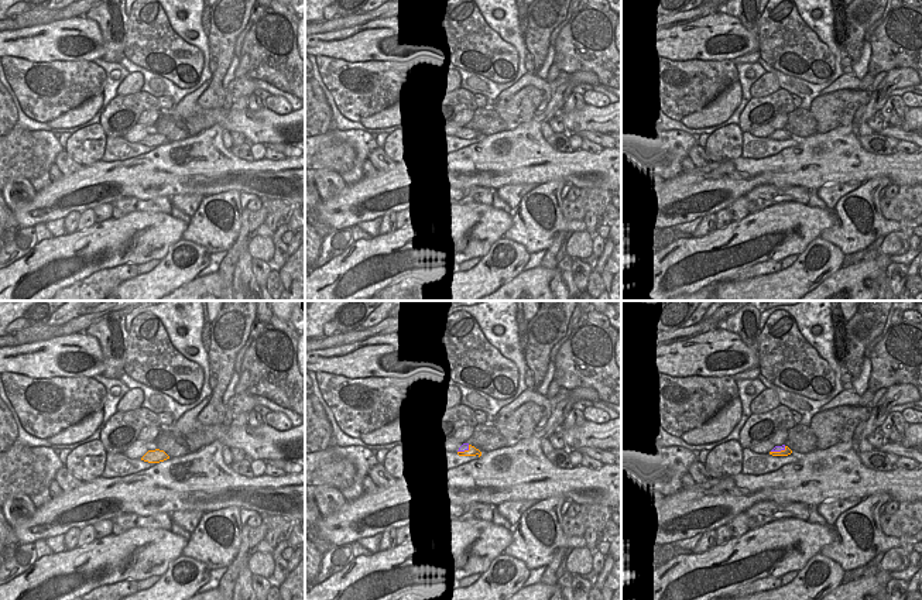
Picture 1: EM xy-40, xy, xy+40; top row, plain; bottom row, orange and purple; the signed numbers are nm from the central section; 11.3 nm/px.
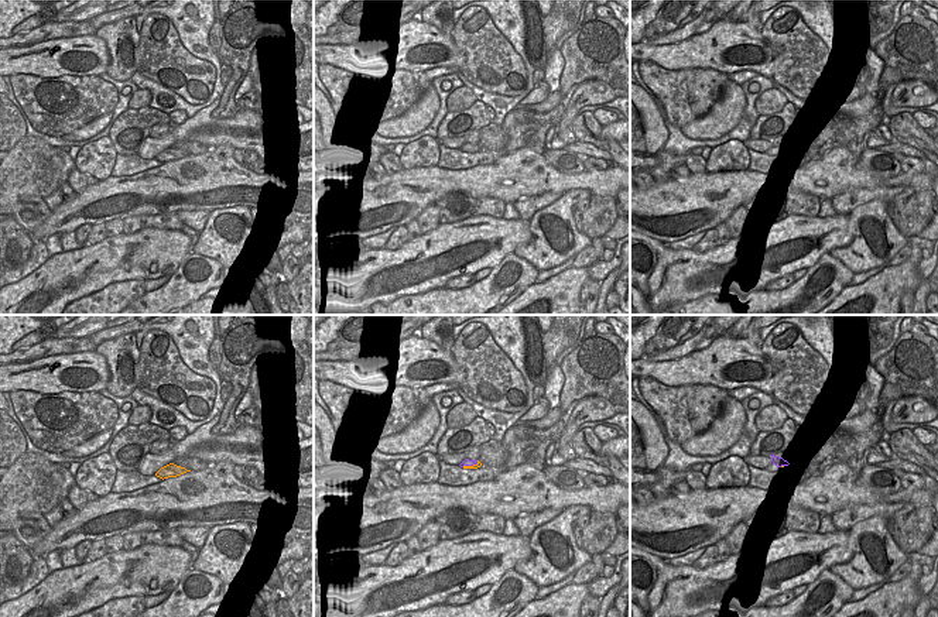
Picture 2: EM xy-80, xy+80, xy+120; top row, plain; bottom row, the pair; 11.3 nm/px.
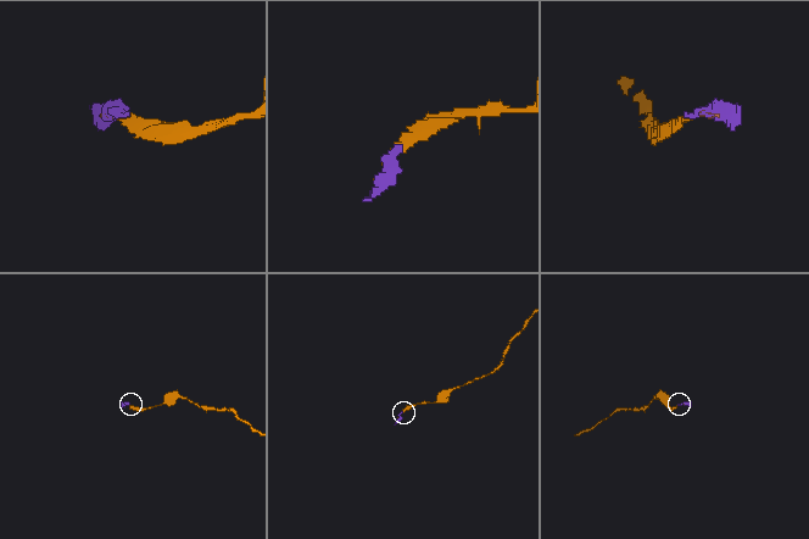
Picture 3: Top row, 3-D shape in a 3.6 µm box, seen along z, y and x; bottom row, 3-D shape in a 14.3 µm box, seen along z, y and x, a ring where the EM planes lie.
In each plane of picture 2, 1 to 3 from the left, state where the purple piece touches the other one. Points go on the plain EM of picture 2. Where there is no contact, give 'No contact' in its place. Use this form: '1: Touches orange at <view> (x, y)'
1: No contact
2: Touches orange at xy+80 (469, 150)
3: No contact

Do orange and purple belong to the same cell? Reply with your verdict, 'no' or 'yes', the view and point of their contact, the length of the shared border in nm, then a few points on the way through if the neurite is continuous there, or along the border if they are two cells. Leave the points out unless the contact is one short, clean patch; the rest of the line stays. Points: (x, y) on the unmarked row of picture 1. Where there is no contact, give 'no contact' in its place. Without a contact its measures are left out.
no; meets orange in xy+40 at (778, 136); contact 190 nm long

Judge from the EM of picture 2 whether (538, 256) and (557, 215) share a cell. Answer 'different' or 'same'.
same

